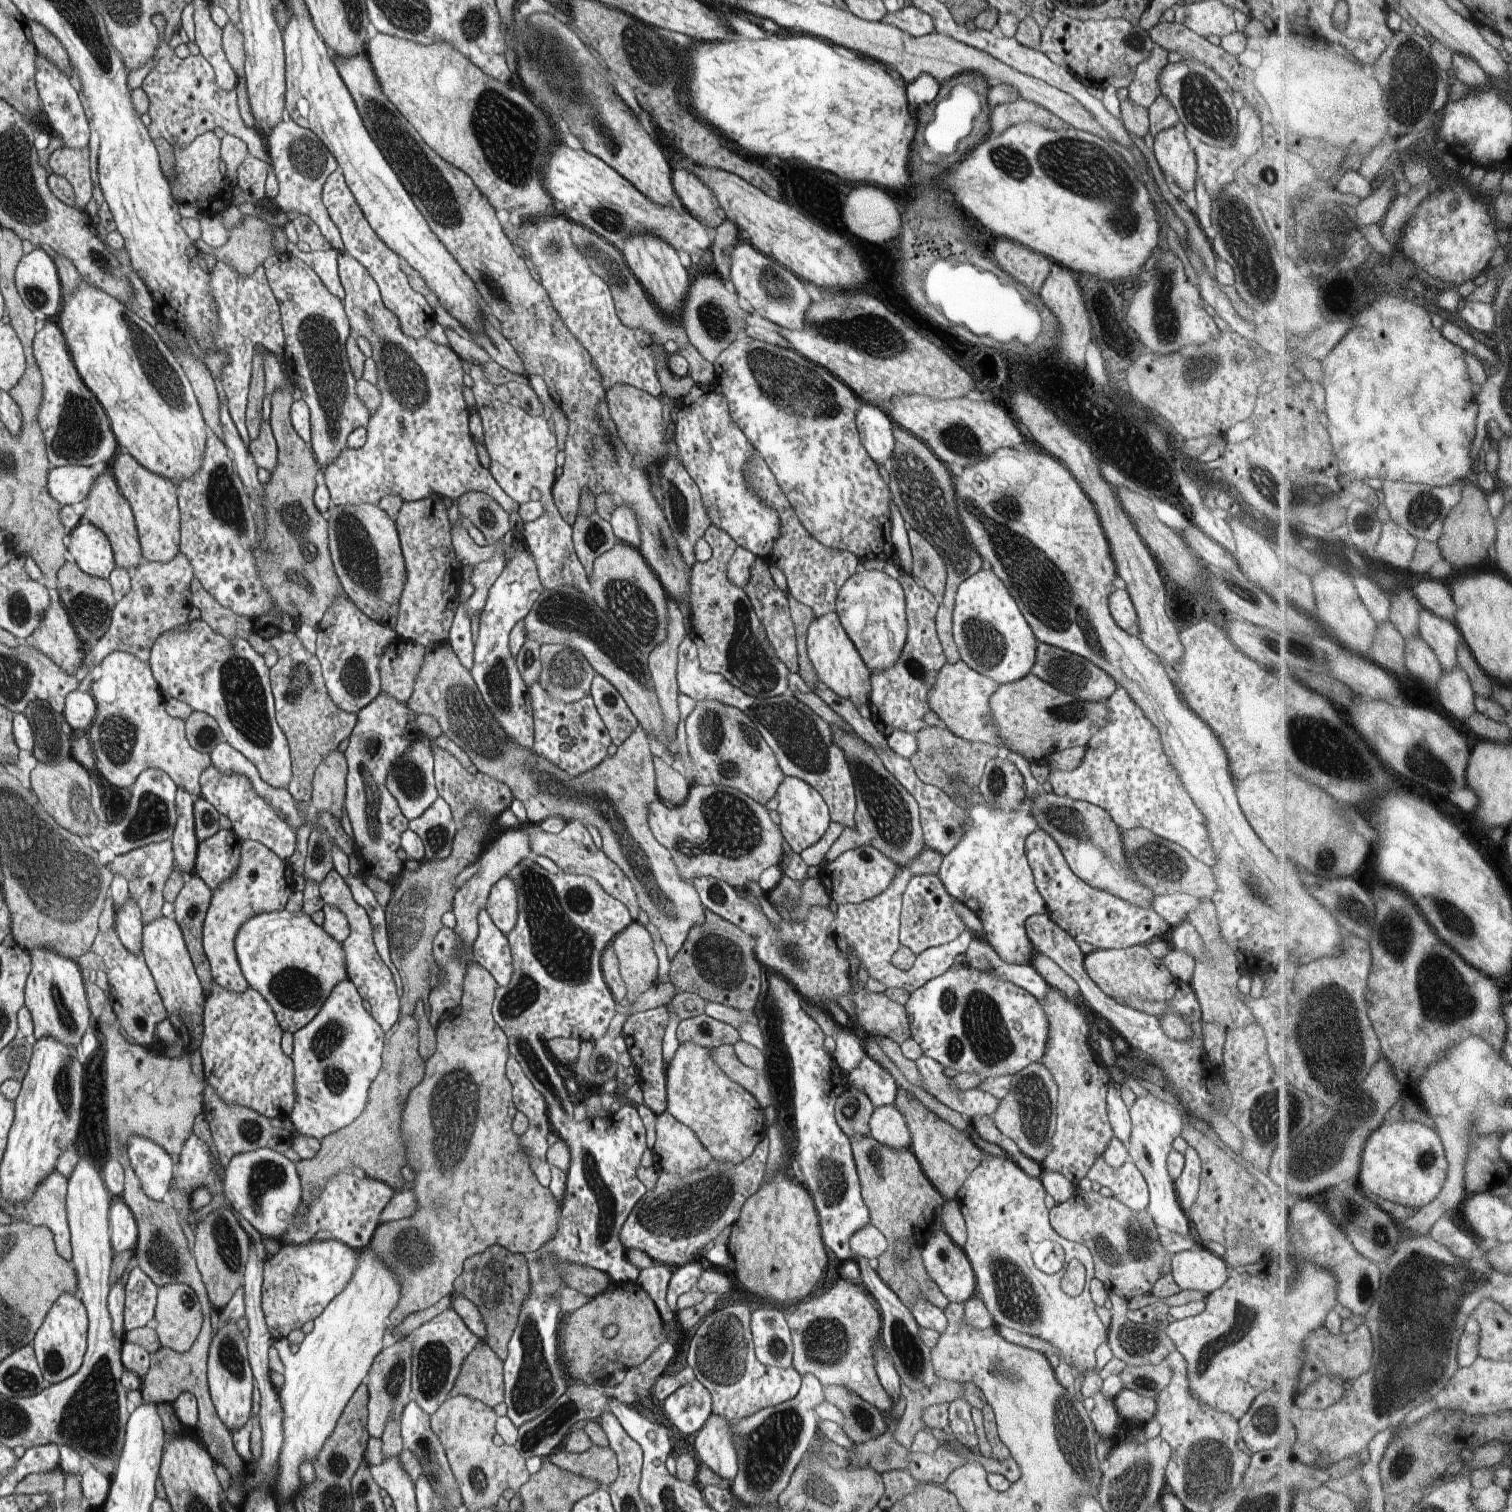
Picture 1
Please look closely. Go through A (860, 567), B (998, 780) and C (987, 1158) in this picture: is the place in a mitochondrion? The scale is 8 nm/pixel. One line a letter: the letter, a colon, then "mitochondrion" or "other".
A: other
B: mitochondrion
C: other

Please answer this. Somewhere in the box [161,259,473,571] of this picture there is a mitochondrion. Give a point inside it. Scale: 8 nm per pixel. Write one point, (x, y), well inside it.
(331, 387)

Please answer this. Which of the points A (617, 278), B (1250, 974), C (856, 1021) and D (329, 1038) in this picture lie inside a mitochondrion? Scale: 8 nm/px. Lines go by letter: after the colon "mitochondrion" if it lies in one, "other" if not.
A: mitochondrion
B: other
C: other
D: mitochondrion

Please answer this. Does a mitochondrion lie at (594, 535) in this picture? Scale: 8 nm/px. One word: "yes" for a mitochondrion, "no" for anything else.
yes

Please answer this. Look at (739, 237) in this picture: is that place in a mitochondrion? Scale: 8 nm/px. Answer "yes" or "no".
no

